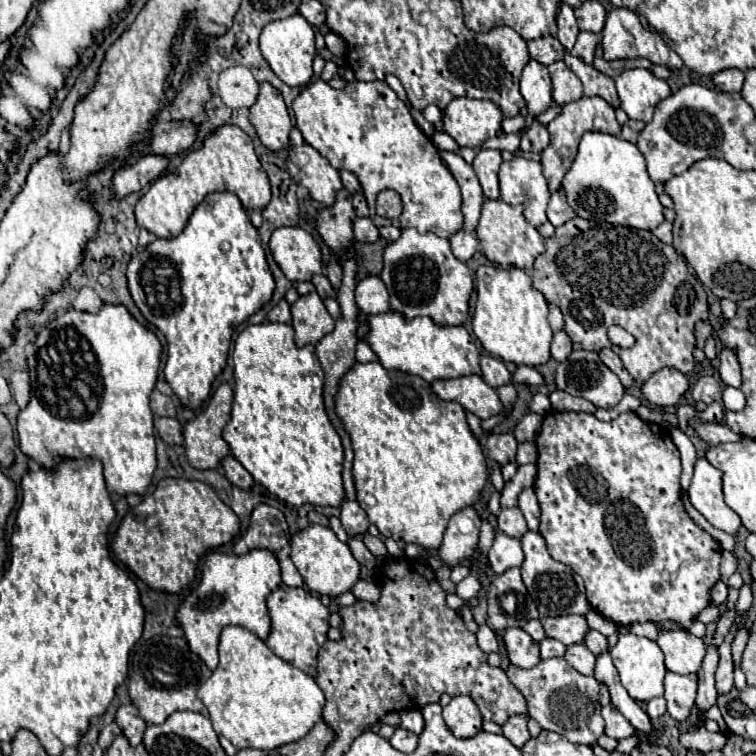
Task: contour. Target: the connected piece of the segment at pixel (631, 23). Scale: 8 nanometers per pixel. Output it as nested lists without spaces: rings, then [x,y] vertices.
[[[611,9],[607,13],[607,21],[605,21],[602,36],[601,47],[603,49],[603,59],[607,59],[607,61],[647,57],[655,65],[665,65],[665,67],[671,67],[671,69],[677,69],[677,67],[683,65],[683,61],[677,55],[673,55],[673,59],[671,59],[671,49],[661,39],[661,35],[655,33],[655,31],[645,29],[641,25],[639,17],[633,11],[629,11],[629,9]]]

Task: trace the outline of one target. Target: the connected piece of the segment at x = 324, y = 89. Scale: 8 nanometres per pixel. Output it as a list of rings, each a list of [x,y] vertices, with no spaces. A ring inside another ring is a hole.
[[[315,79],[309,85],[301,89],[297,99],[293,101],[293,113],[297,119],[297,129],[301,131],[305,143],[309,143],[313,149],[317,149],[323,157],[329,159],[329,163],[335,169],[347,169],[357,175],[369,211],[371,221],[377,227],[383,225],[395,225],[399,229],[413,227],[421,235],[433,231],[439,237],[451,237],[459,229],[463,229],[463,213],[461,213],[461,191],[455,181],[455,177],[449,173],[445,163],[441,161],[437,147],[433,141],[417,127],[413,121],[409,107],[403,99],[397,97],[397,93],[385,83],[385,81],[351,81],[343,89],[333,89],[323,79]],[[383,189],[393,189],[403,199],[403,213],[399,219],[381,219],[375,213],[375,197]]]

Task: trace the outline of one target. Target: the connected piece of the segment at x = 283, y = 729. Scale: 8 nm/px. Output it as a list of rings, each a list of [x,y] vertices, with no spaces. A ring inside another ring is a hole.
[[[225,627],[221,631],[219,665],[199,687],[197,697],[207,707],[215,731],[227,737],[237,749],[275,749],[285,743],[297,741],[307,735],[309,729],[321,719],[321,709],[325,705],[325,695],[311,675],[277,657],[263,639],[243,627]]]

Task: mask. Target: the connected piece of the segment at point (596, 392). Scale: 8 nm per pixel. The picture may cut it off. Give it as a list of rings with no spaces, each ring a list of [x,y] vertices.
[[[573,351],[563,363],[559,363],[555,373],[555,383],[557,389],[567,391],[569,395],[581,395],[599,409],[613,409],[623,399],[625,391],[619,377],[609,367],[605,367],[599,355],[593,351]]]

